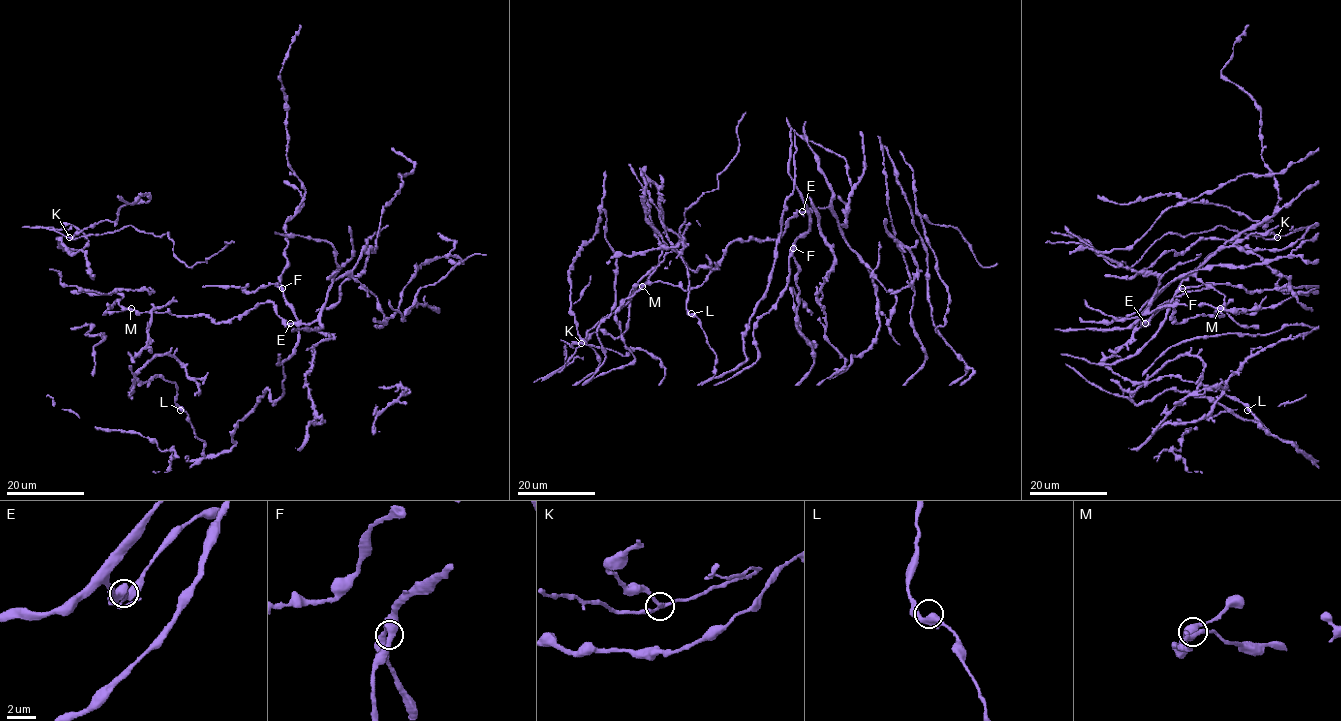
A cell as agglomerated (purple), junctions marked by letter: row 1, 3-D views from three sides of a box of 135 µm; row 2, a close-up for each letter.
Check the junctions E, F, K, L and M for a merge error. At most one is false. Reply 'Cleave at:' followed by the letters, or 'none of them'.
Cleave at: K

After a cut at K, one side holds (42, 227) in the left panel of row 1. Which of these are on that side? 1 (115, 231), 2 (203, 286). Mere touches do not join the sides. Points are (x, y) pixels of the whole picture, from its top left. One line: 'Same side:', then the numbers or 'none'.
Same side: 1

